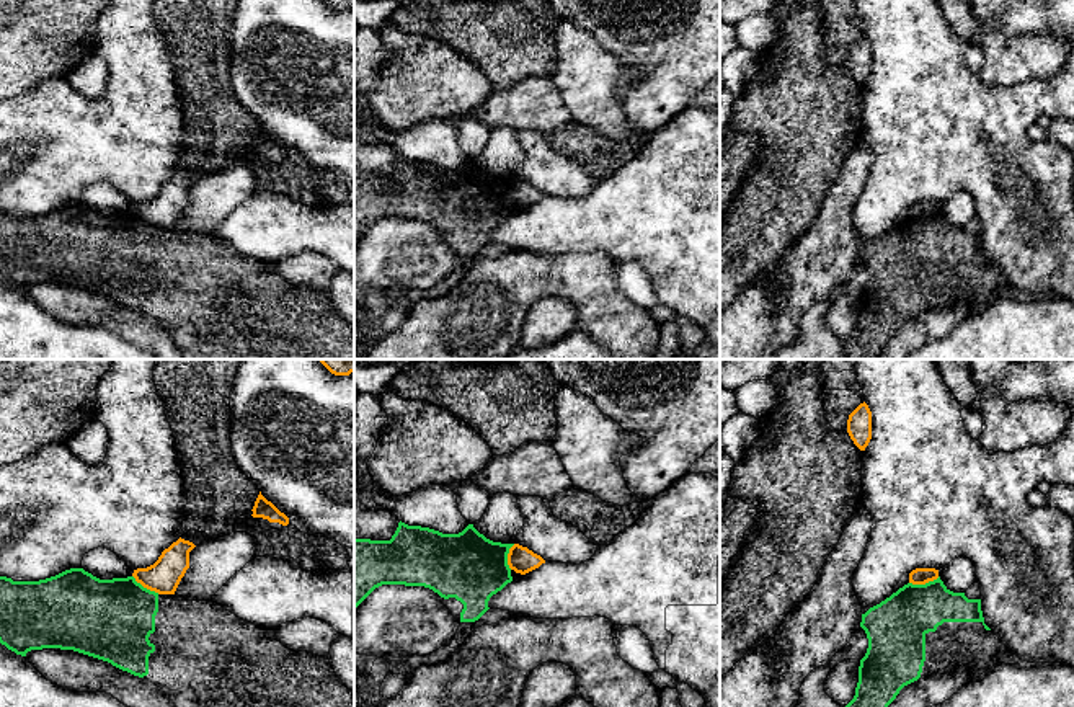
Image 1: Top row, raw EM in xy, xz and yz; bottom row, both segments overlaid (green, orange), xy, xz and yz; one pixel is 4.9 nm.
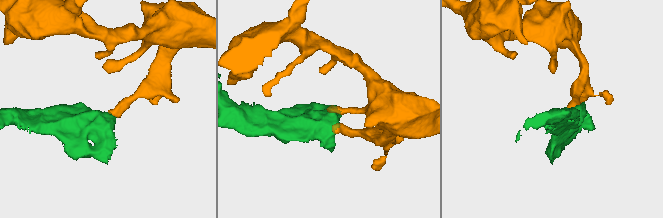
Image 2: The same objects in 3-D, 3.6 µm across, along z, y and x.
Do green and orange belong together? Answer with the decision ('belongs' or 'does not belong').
does not belong

